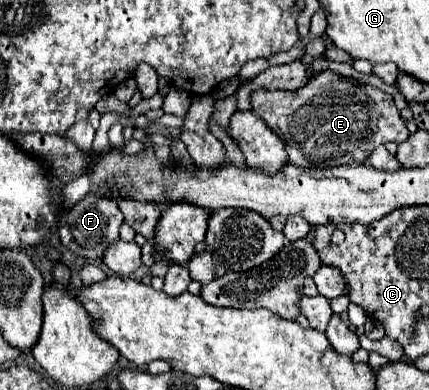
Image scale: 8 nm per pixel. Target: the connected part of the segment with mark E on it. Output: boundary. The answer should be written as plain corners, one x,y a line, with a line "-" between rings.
333,71
315,75
297,93
255,89
251,109
285,143
289,163
297,167
337,167
365,163
367,153
389,141
403,143
409,133
389,93
339,77

